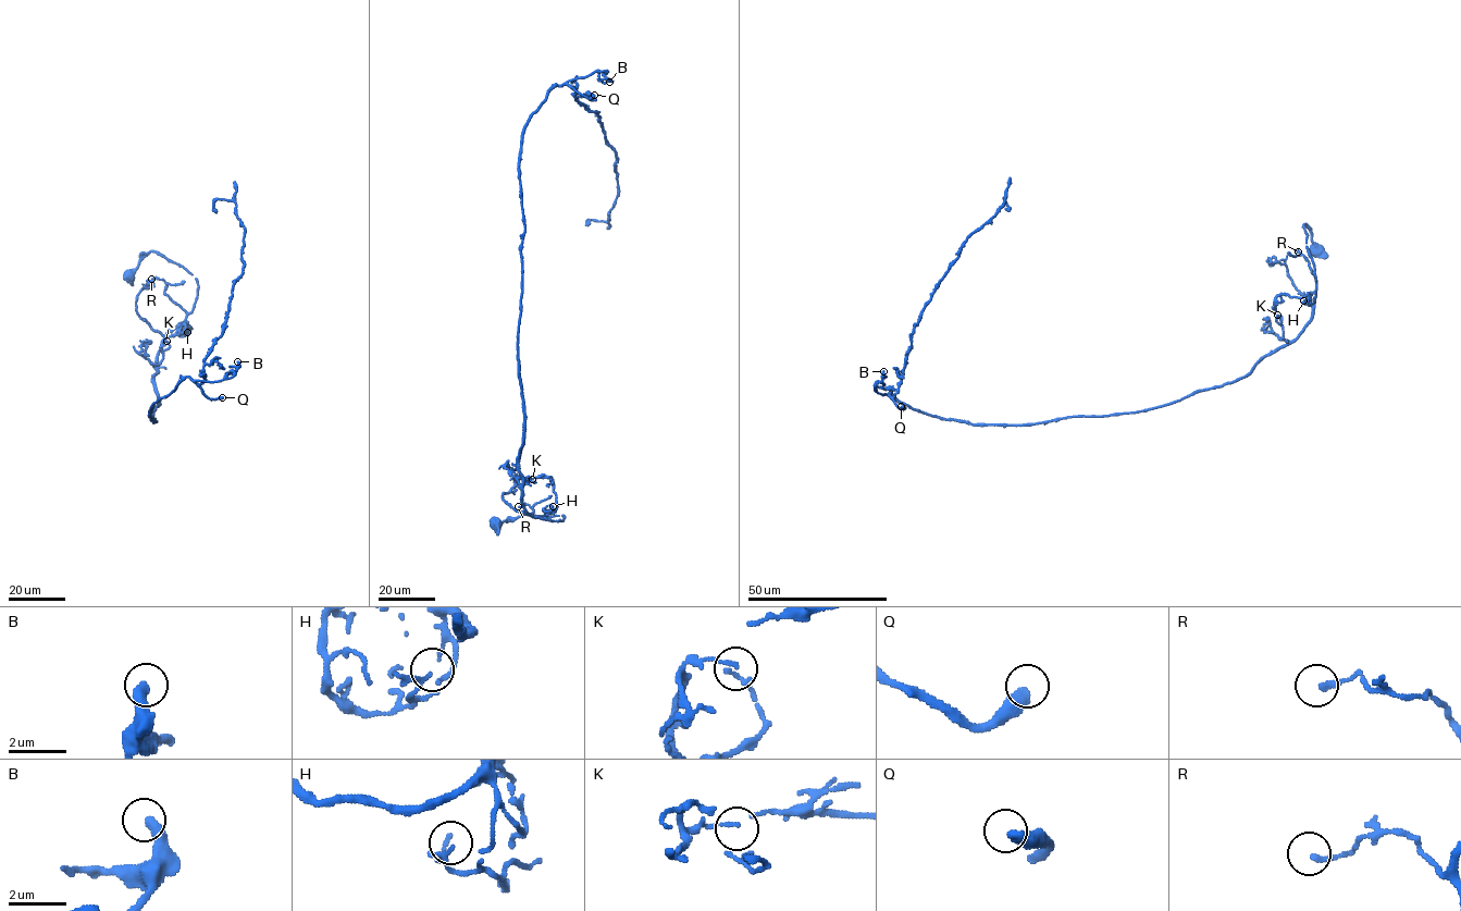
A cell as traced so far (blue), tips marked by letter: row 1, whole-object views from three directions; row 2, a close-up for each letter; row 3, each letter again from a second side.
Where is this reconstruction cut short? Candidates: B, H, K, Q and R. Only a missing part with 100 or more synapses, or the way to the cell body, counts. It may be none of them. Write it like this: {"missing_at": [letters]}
{"missing_at": ["Q"]}

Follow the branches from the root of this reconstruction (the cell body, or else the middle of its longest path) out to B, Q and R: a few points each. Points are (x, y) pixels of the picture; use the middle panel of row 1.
B: (495, 522), (531, 514), (564, 519), (531, 516), (521, 499), (522, 133), (554, 87), (605, 71), (609, 82)
Q: (495, 522), (564, 519), (531, 516), (521, 499), (518, 161), (524, 125), (547, 93), (567, 84), (594, 95)
R: (495, 522), (531, 514), (561, 515), (564, 519), (545, 520), (531, 516), (528, 505), (518, 506)

